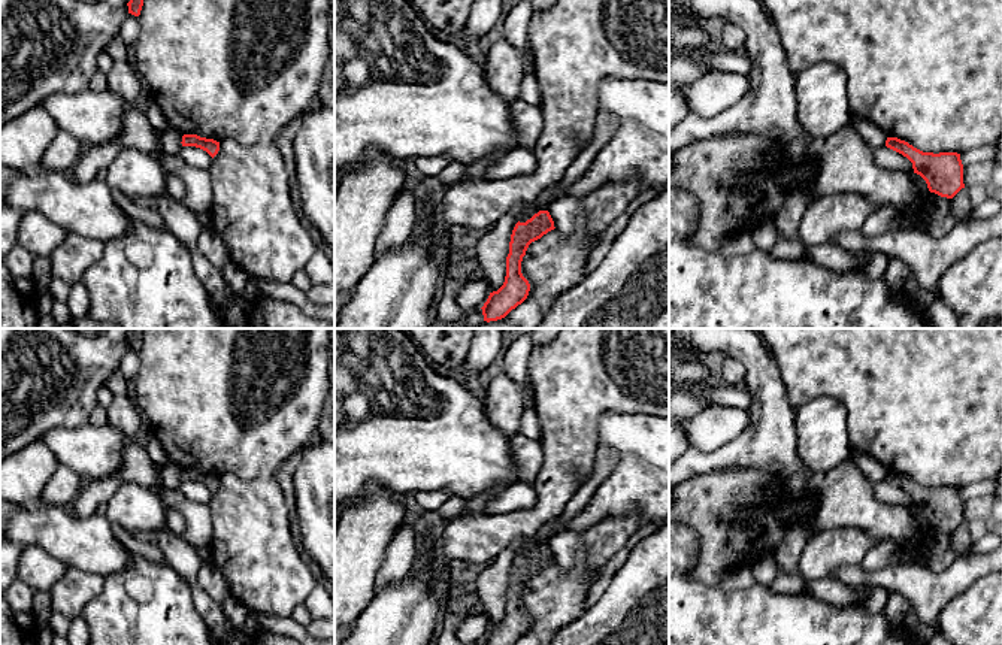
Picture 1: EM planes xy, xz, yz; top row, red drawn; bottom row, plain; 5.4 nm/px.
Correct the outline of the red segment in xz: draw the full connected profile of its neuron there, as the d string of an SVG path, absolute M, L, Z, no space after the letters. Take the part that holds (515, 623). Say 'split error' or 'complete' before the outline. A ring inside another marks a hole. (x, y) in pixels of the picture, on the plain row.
complete; M539 545L526 557L517 557L509 576L506 591L506 611L503 620L490 627L482 645L512 645L521 639L530 626L529 615L521 608L521 596L529 579L554 564L554 555L548 545Z

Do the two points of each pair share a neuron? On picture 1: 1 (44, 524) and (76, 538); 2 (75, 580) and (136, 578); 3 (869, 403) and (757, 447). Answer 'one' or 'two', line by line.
1: one
2: two
3: two

